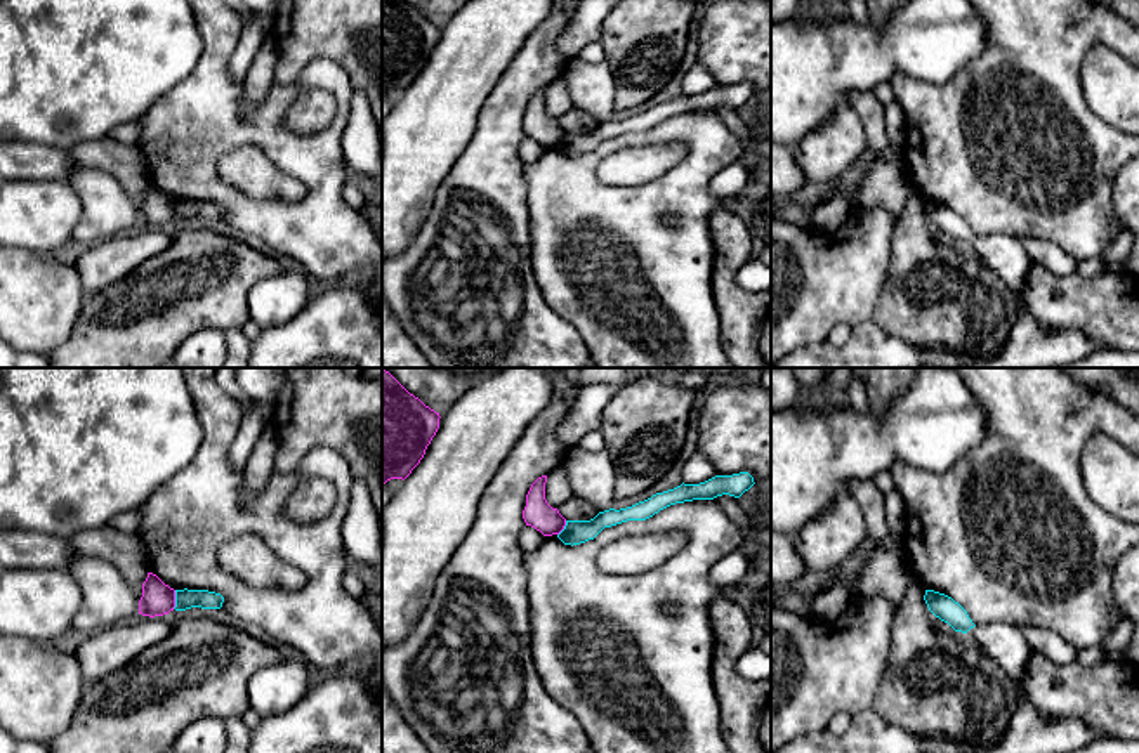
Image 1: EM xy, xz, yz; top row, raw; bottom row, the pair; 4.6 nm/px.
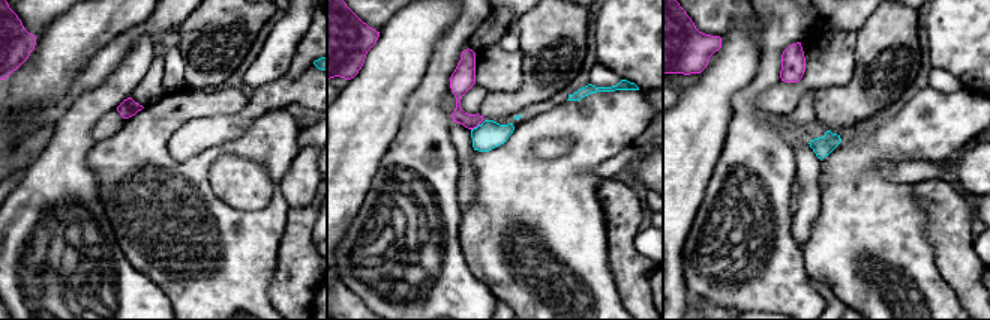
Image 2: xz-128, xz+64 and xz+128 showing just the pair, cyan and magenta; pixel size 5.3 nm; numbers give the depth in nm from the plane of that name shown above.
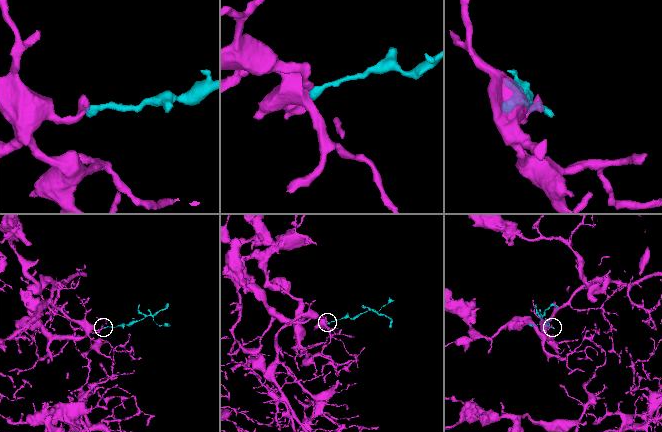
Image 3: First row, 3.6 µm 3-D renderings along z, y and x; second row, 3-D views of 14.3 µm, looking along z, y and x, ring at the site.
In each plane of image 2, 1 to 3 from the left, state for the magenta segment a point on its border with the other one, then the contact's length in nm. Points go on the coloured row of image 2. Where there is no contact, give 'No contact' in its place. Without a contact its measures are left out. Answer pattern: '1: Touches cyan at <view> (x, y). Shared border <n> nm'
1: No contact
2: Touches cyan at xz+64 (474, 128). Shared border 60 nm
3: No contact

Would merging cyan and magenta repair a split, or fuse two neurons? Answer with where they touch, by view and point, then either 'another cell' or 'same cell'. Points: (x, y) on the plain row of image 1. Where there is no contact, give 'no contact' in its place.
contact xy (176, 210); another cell

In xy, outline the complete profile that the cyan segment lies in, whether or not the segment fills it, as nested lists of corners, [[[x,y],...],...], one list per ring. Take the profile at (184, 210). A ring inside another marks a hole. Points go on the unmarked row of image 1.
[[[175,201],[175,222],[186,222],[191,219],[221,220],[224,208],[208,201]]]

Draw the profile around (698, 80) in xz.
[[[696,62],[682,80],[684,95],[700,95],[715,87],[717,87],[715,80],[701,62]]]

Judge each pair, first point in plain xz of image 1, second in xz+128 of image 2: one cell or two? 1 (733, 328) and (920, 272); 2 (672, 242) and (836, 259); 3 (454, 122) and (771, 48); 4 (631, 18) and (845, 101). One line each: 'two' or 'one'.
1: two
2: one
3: two
4: one

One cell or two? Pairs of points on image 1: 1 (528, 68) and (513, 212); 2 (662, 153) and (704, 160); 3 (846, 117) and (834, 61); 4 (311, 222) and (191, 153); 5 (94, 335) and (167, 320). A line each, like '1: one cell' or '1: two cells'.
1: one cell
2: two cells
3: two cells
4: one cell
5: one cell

